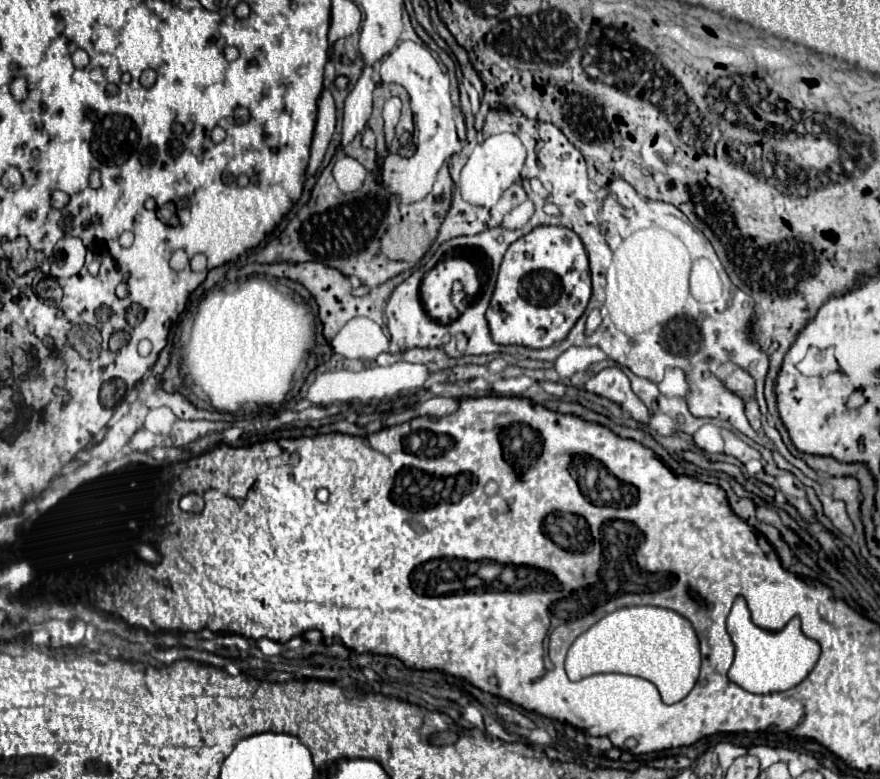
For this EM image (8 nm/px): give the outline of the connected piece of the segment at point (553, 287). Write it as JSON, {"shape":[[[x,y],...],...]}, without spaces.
{"shape":[[[540,226],[516,240],[504,254],[498,282],[486,312],[496,344],[550,348],[562,342],[590,300],[590,268],[580,238],[564,226]]]}

